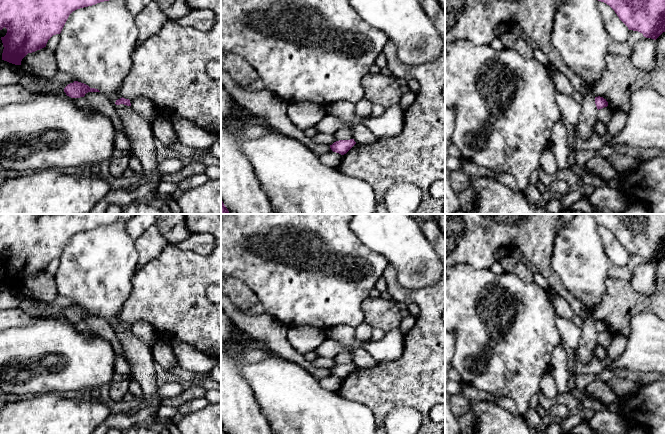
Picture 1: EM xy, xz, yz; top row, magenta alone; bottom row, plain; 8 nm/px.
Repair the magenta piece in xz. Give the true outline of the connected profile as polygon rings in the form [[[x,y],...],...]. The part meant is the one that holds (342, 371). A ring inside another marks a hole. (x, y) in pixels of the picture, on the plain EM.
[[[354,363],[350,364],[339,364],[334,366],[332,369],[330,369],[330,372],[333,376],[339,377],[341,379],[346,378],[354,369],[356,366]]]

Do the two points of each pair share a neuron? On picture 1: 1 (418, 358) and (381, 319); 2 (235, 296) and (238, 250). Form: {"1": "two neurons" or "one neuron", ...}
{"1": "two neurons", "2": "two neurons"}

